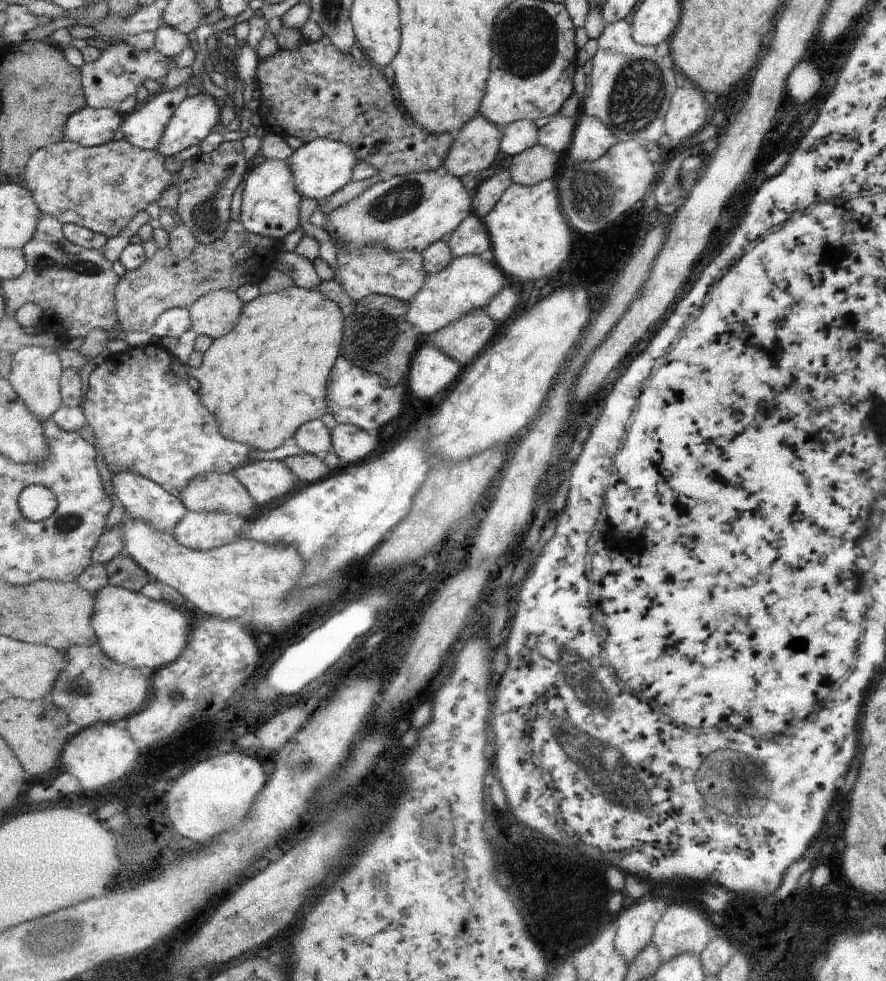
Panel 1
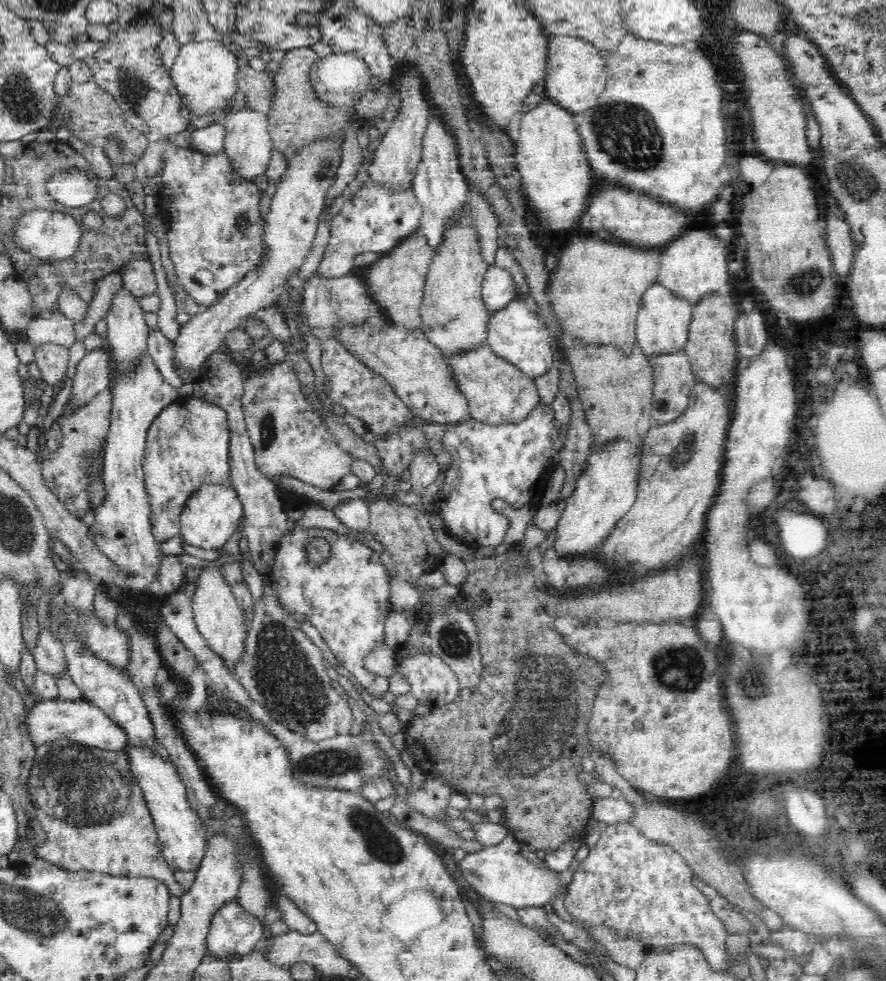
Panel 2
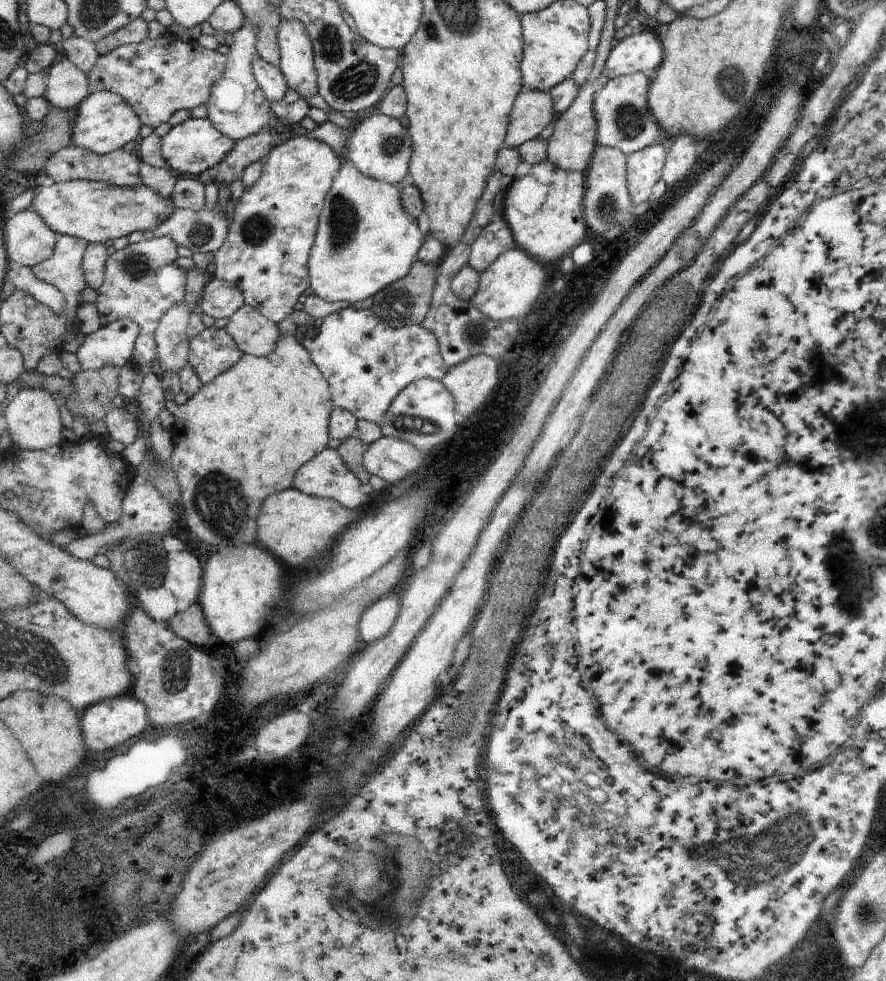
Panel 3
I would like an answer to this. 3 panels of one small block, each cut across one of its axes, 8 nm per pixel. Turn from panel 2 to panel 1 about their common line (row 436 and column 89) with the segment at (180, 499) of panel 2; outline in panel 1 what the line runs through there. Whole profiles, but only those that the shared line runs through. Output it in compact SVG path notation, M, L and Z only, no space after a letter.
M125 138L94 147L63 140L33 154L25 172L23 184L32 192L44 214L57 217L63 224L75 223L87 227L96 233L104 234L109 239L121 234L141 211L147 210L150 204L159 202L175 179L175 176L165 168L165 157L157 149L140 149Z

